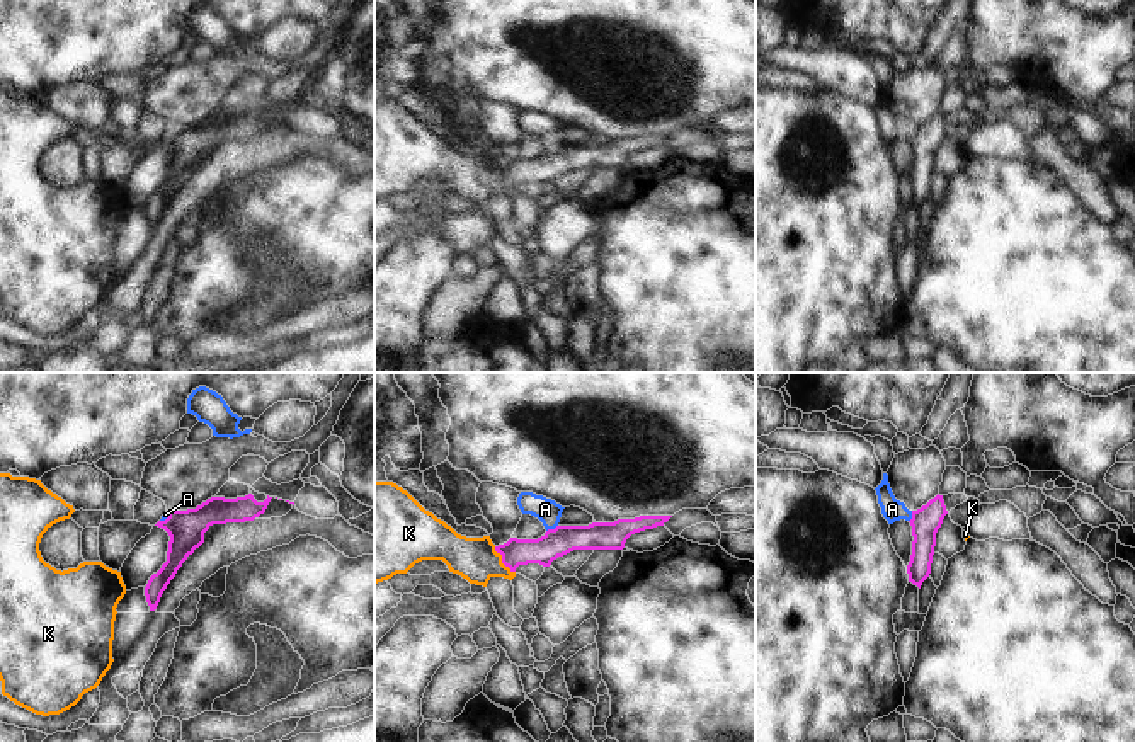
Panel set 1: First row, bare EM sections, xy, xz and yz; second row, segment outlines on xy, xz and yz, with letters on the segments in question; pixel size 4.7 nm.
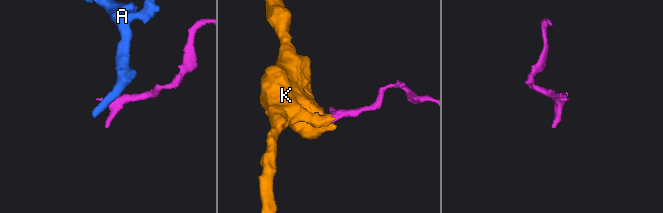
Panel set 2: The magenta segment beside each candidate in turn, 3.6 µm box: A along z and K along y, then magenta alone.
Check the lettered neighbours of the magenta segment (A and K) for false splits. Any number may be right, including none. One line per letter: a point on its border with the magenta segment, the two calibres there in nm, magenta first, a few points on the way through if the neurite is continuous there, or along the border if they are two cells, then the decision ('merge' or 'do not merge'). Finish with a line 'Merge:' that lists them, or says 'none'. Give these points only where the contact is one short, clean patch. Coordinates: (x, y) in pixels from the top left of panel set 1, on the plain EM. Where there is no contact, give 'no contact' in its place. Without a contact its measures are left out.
A: contact xz (552, 148); calibres 140 and 110 nm; border xz (557, 143), (547, 150); do not merge
K: contact xz (502, 179); calibres 130 and 200 nm; way xz (547, 167), (514, 171), (502, 179), (475, 177); merge
Merge: K

